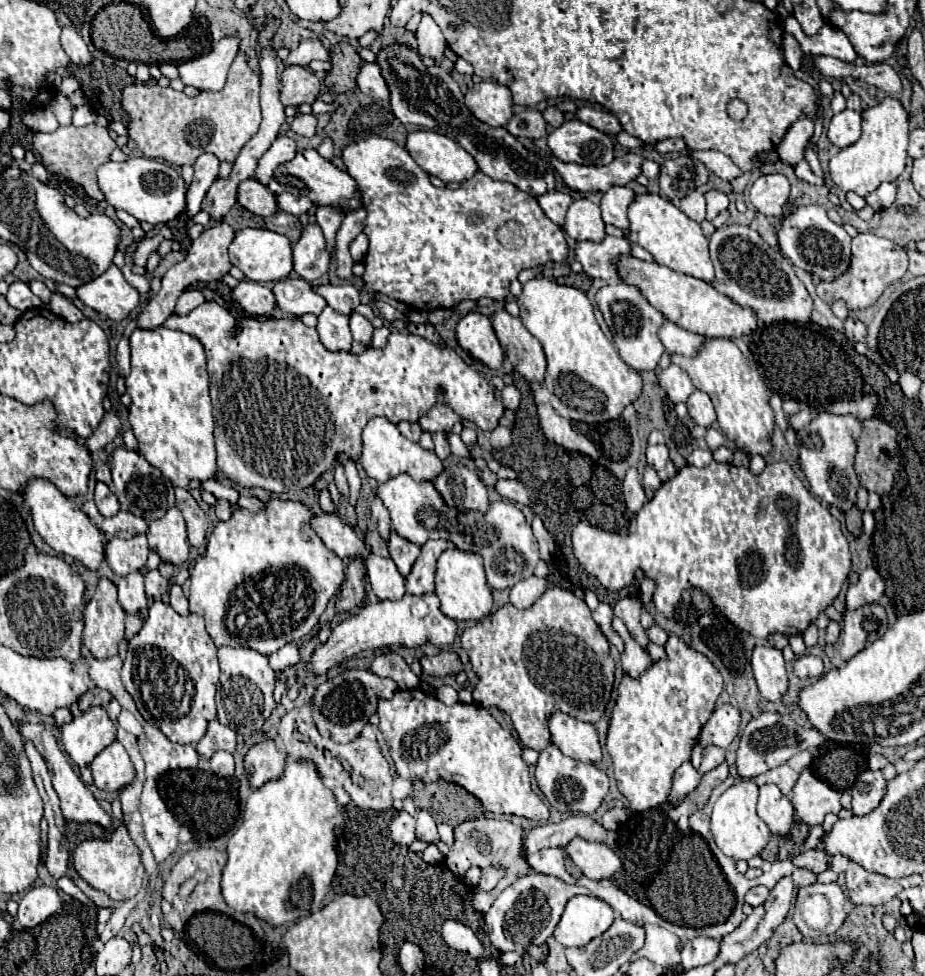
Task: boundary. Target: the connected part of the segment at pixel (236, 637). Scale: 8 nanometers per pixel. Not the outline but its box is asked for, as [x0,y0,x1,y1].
[189,498,345,654]

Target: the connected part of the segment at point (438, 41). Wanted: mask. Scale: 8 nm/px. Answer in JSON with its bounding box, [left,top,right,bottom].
[415,16,447,60]

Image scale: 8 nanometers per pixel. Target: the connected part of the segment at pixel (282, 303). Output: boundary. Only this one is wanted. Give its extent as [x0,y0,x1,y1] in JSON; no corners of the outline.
[273,278,327,316]

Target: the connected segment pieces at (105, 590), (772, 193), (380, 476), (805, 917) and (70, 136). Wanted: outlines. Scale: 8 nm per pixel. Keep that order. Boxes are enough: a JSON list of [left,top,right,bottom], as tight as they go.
[[83,578,125,660],[751,174,791,218],[359,418,443,484],[793,882,845,938],[33,124,117,200]]

